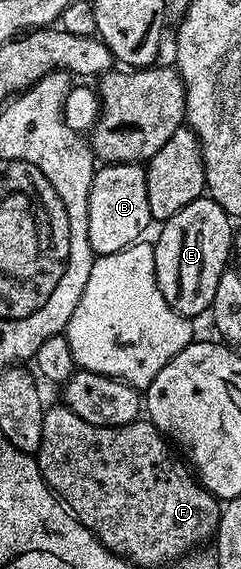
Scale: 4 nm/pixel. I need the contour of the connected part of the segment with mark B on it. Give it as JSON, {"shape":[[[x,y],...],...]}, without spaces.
{"shape":[[[135,162],[102,165],[93,175],[87,208],[87,236],[94,255],[127,249],[144,235],[141,233],[148,226],[151,226],[151,219],[147,208],[145,166]]]}

